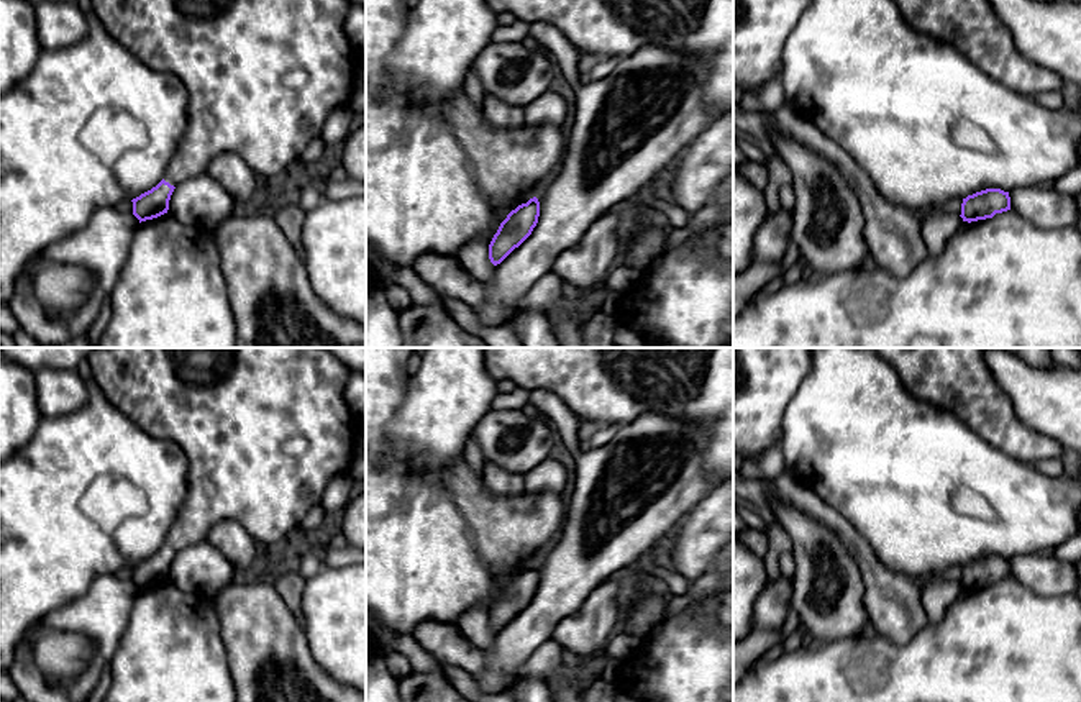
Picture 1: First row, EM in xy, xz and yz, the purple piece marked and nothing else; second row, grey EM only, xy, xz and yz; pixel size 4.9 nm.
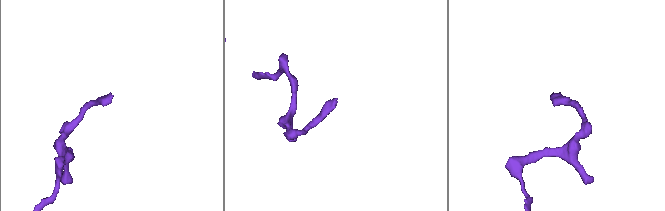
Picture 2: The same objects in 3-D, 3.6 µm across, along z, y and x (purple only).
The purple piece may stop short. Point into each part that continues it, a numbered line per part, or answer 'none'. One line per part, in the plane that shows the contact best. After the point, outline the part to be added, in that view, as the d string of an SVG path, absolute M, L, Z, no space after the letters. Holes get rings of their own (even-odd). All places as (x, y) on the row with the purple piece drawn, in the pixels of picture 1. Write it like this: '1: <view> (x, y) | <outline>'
1: xy (263, 76) | M94 0L94 15L120 44L123 44L144 66L177 75L189 95L189 125L172 156L164 180L177 185L194 176L207 174L210 162L221 153L236 153L251 171L264 180L281 182L297 164L308 143L320 136L328 115L349 103L356 90L358 56L344 33L344 21L351 8L349 0Z

